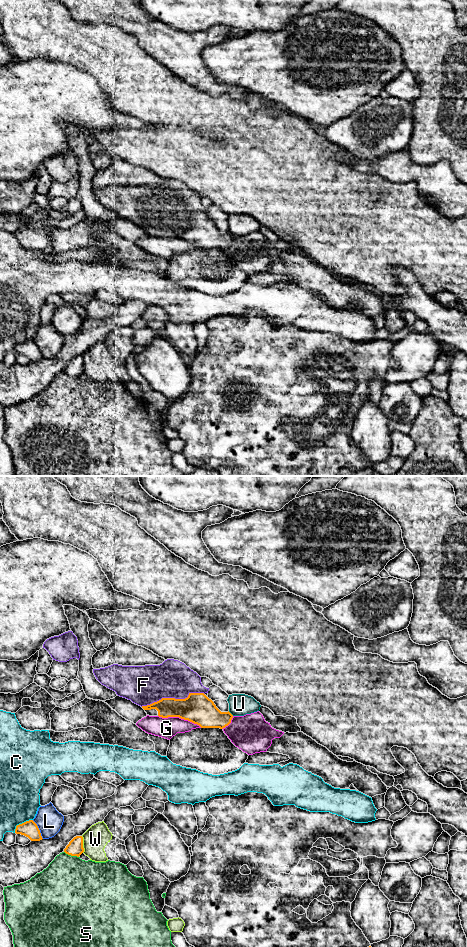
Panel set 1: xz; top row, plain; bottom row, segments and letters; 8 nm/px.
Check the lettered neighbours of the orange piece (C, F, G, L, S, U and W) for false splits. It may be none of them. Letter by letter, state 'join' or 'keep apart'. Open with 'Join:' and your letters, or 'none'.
Join: F
C: keep apart
F: join
G: keep apart
L: keep apart
S: keep apart
U: keep apart
W: keep apart

